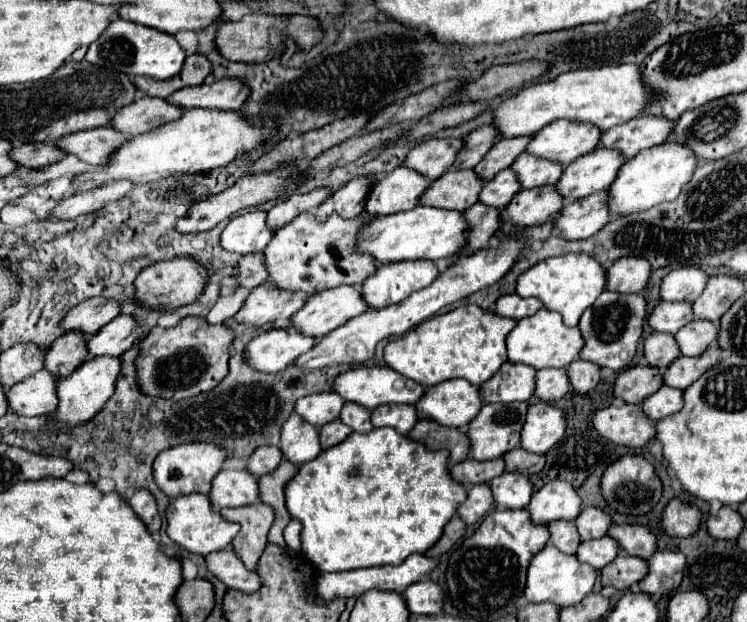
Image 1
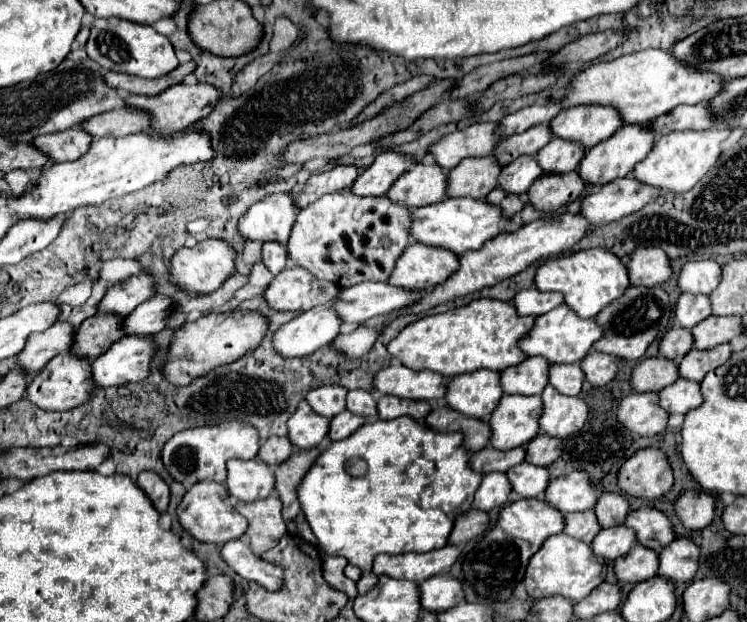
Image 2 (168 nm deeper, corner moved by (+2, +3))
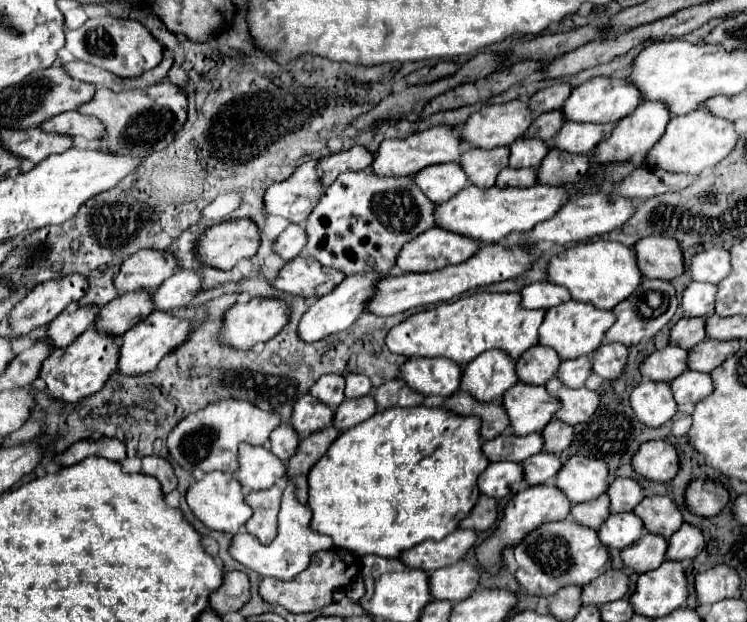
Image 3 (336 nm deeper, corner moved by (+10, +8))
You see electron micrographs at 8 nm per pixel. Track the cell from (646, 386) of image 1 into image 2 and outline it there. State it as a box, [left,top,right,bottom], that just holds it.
[631,357,679,393]

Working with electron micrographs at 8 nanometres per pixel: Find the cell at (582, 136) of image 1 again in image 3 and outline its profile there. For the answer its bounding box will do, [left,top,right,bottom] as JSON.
[563,76,643,124]

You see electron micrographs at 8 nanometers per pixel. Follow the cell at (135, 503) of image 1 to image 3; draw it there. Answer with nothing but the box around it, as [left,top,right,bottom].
[141,456,177,494]

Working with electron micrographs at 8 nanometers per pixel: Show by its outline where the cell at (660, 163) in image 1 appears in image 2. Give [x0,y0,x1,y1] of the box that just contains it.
[633,129,729,193]

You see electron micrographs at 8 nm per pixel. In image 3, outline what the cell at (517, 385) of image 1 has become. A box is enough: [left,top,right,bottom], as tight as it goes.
[517,344,561,384]

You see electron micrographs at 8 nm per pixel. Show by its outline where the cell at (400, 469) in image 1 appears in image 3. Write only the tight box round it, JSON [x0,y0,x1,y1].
[309,406,489,558]

